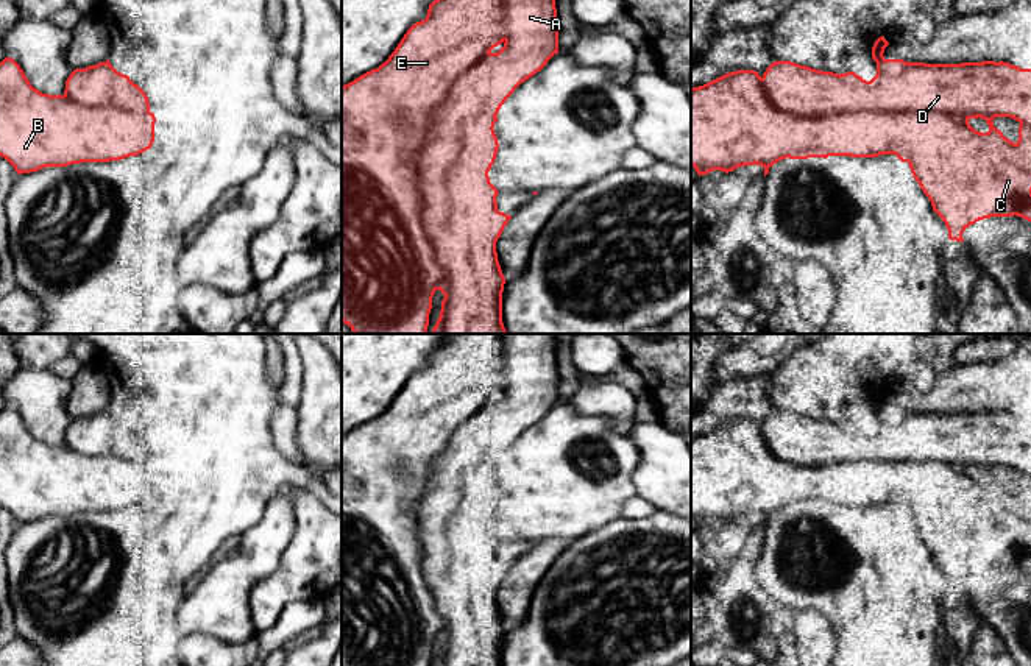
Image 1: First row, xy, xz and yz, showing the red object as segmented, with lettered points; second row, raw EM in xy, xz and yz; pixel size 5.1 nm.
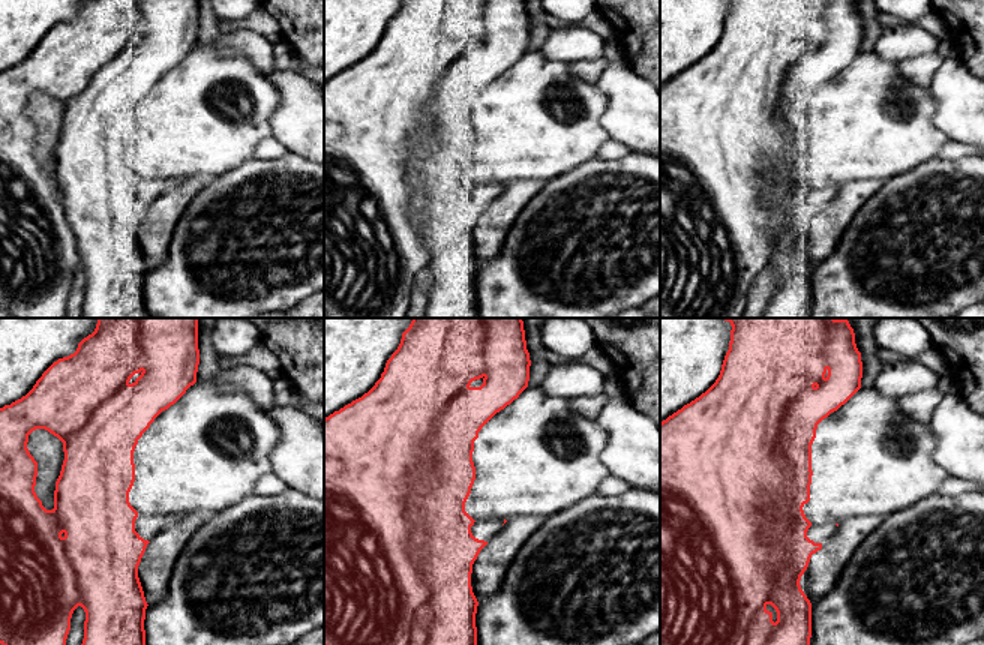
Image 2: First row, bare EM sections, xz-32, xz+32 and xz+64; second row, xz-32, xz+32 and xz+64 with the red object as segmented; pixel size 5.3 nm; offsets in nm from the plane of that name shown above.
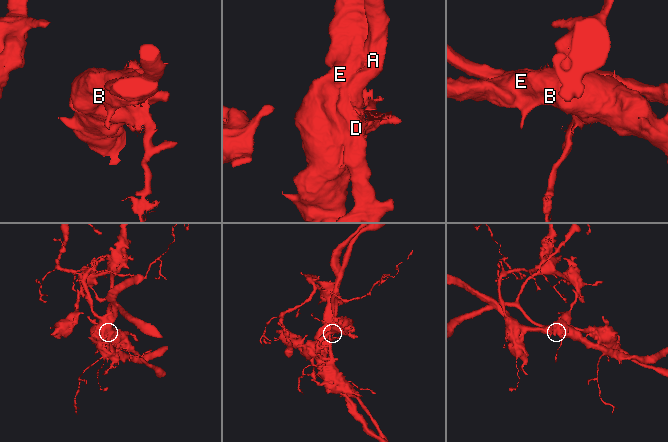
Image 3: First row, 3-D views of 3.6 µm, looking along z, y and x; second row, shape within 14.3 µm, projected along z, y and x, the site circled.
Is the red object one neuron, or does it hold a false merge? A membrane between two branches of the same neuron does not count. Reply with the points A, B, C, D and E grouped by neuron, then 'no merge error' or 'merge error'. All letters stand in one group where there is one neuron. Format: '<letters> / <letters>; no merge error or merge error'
A D / B C E; merge error

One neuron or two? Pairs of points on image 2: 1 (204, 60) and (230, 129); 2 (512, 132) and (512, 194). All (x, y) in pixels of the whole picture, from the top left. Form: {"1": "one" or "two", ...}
{"1": "one", "2": "two"}

